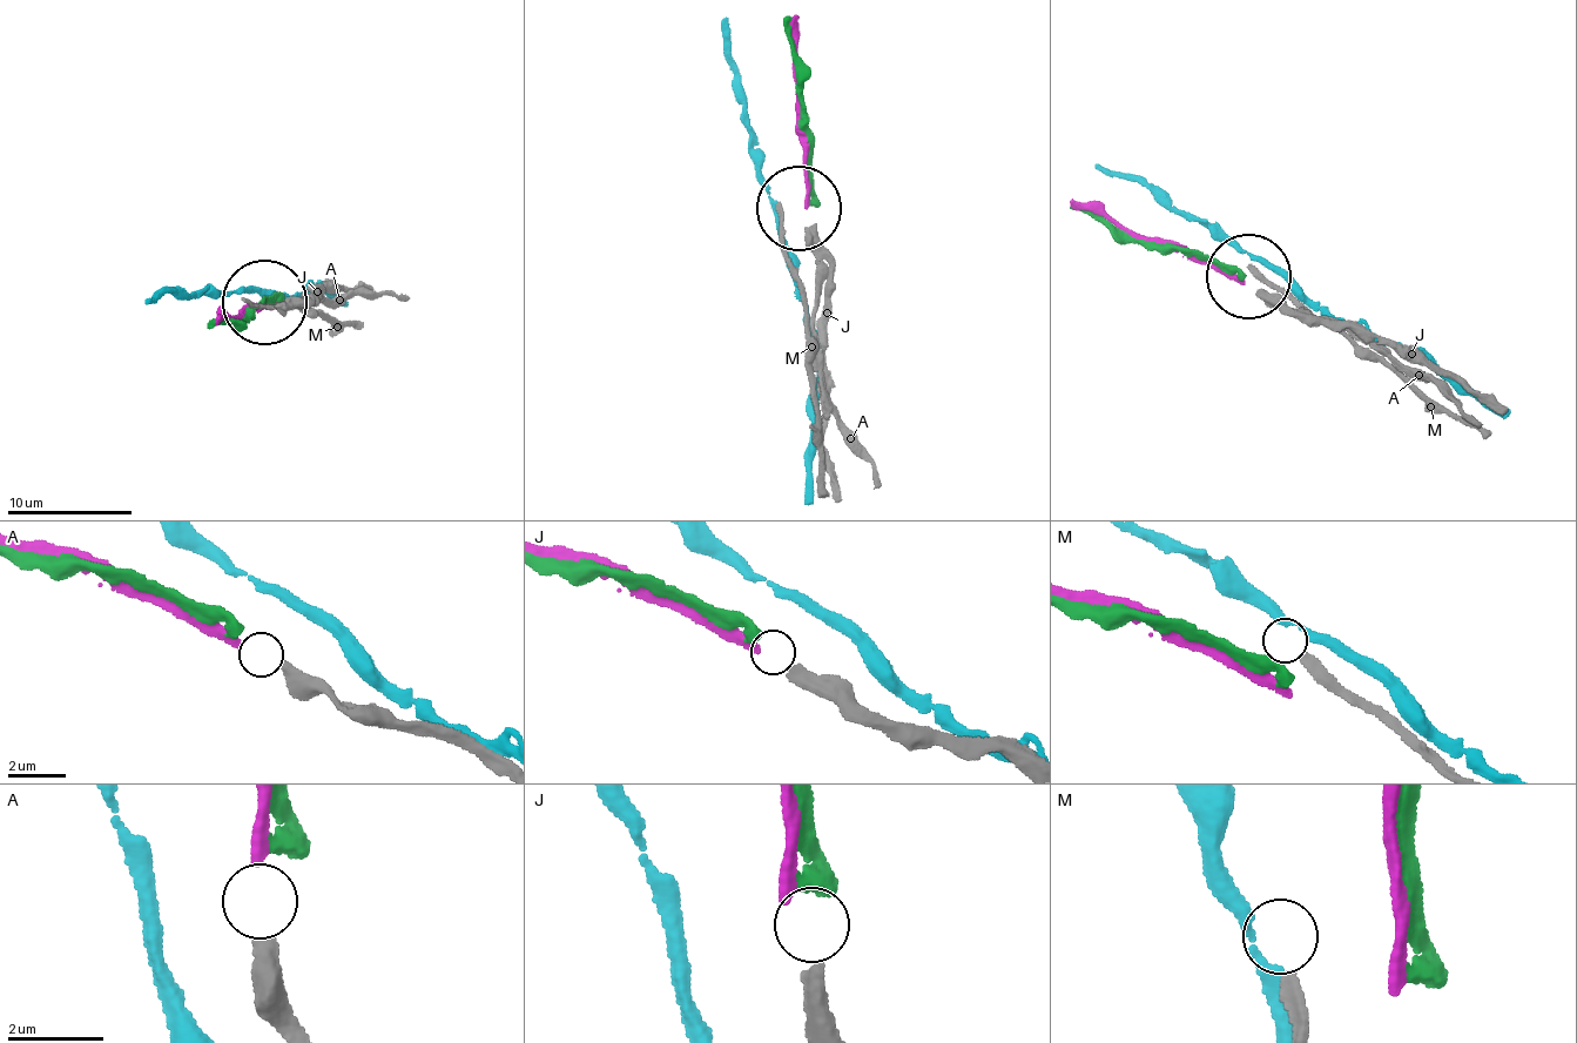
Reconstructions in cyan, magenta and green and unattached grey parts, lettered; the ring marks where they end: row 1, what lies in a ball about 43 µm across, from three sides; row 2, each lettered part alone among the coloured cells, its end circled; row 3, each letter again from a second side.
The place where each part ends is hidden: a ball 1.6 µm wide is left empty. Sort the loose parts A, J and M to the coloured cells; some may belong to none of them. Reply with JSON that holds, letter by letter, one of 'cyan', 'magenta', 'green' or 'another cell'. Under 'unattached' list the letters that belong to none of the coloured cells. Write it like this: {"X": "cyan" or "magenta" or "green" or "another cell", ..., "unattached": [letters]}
{"A": "magenta", "J": "green", "M": "another cell", "unattached": ["M"]}

